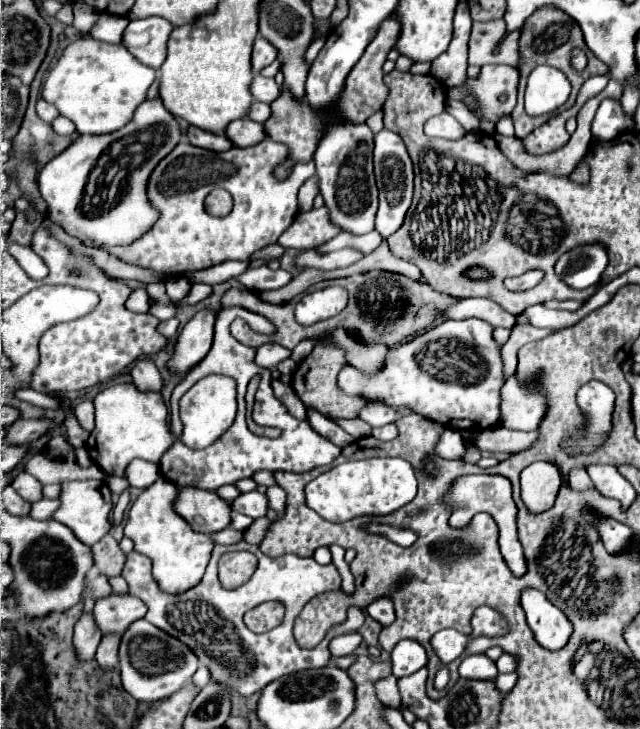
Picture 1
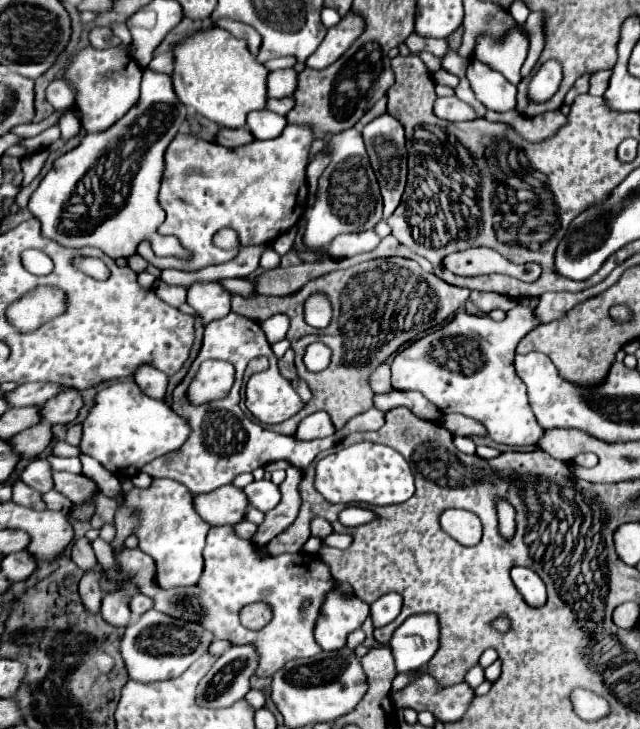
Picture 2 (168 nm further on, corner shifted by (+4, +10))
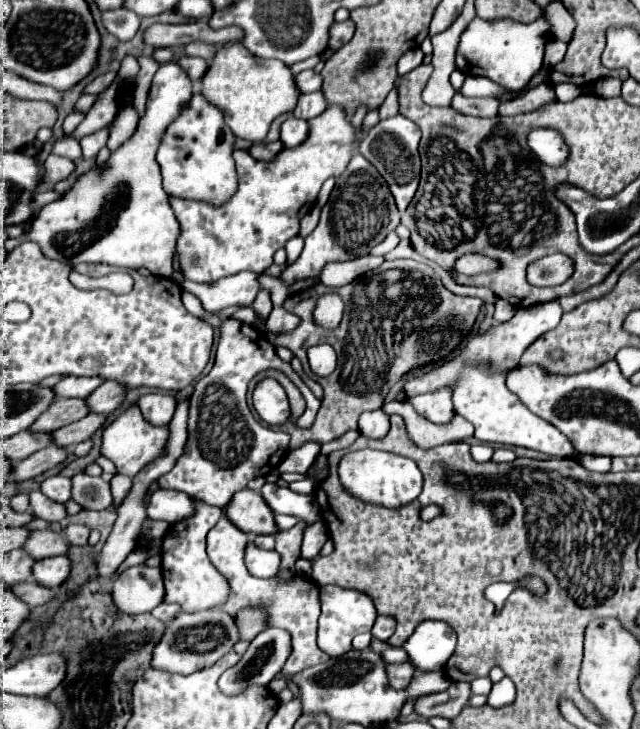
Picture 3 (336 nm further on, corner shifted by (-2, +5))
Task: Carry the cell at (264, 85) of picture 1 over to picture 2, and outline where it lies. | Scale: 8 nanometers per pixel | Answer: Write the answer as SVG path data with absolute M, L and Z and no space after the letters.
M293 68L289 70L275 70L267 76L267 96L269 98L283 98L293 94L297 84L297 72Z

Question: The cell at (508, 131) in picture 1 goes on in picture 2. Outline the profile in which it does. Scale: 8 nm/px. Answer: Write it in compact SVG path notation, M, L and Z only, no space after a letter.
M471 60L467 68L467 78L471 82L477 100L485 104L487 110L493 112L509 112L515 108L517 88L509 84L499 72L481 64L479 60Z

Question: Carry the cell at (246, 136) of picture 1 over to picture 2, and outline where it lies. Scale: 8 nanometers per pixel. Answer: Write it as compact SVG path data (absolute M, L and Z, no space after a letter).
M257 110L247 114L247 130L253 134L255 140L269 140L281 134L281 130L287 126L285 116L273 114L269 110Z

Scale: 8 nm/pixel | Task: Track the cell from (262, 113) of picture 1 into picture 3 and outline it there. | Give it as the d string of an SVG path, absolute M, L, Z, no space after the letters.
M313 91L313 93L305 93L301 95L293 115L299 119L313 119L317 115L321 115L327 109L327 99L323 95L323 91Z

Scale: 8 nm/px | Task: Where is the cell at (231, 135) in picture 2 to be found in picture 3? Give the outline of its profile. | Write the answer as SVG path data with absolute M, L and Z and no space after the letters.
M275 141L275 143L257 143L249 149L249 153L259 161L273 161L283 149L285 149L285 145L279 143L279 141Z

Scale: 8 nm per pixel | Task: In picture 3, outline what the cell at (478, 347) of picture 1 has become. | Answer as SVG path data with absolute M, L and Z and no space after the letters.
M549 301L541 305L533 305L527 309L519 309L513 319L507 323L489 329L485 335L477 333L467 339L465 349L453 361L443 361L429 371L411 371L407 375L405 393L407 397L435 391L443 385L453 385L453 405L459 415L463 415L475 427L475 439L483 443L503 443L503 445L519 445L527 449L541 451L553 457L577 457L579 451L573 443L551 423L533 415L505 385L507 371L519 365L521 353L543 333L551 331L559 325L563 309L559 301Z

